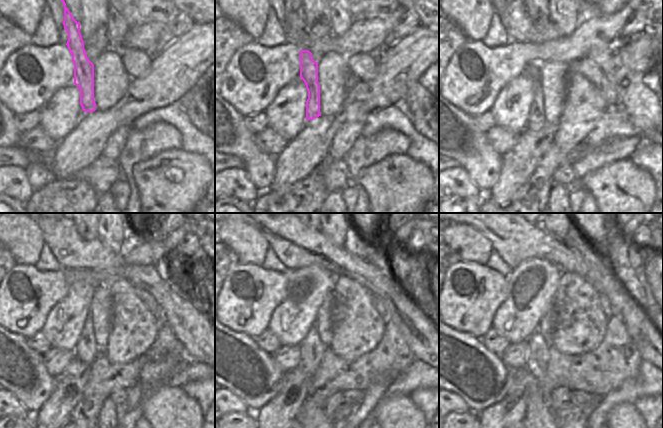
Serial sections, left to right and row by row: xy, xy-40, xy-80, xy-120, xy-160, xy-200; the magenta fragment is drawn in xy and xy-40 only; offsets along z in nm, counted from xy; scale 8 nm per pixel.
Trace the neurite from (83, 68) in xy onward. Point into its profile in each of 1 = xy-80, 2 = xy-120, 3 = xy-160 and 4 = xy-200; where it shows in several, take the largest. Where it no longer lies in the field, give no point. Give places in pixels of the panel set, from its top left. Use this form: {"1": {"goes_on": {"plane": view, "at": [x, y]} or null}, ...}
{"1": {"goes_on": {"plane": "xy-80", "at": [536, 119]}}, "2": {"goes_on": {"plane": "xy-120", "at": [86, 350]}}, "3": {"goes_on": {"plane": "xy-160", "at": [312, 350]}}, "4": {"goes_on": {"plane": "xy-200", "at": [537, 360]}}}

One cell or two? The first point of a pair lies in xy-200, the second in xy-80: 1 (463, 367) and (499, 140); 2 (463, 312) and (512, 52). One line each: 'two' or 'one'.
1: two
2: one

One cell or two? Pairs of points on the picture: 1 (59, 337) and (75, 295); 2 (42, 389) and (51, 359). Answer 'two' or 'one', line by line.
1: one
2: two

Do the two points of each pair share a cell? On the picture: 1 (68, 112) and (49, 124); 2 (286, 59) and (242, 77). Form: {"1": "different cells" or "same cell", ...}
{"1": "same cell", "2": "same cell"}

